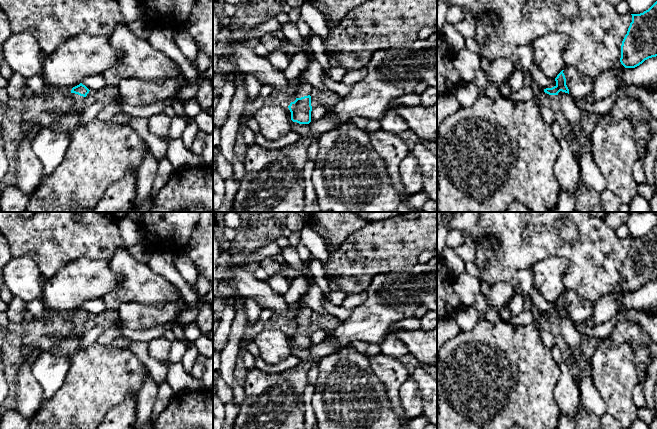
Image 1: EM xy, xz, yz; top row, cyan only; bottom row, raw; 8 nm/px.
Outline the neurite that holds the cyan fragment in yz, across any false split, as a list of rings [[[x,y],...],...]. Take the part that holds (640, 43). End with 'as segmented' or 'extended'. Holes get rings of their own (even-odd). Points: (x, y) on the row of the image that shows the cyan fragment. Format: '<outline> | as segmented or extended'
[[[657,1],[640,14],[631,14],[632,22],[621,45],[620,62],[625,68],[635,68],[645,60],[657,56]]] | as segmented

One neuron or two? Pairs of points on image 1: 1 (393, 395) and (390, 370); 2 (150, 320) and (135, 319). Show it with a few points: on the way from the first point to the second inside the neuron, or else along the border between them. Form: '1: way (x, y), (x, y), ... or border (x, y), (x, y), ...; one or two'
1: way (392, 389), (392, 376); one
2: way (146, 319), (139, 319); one

